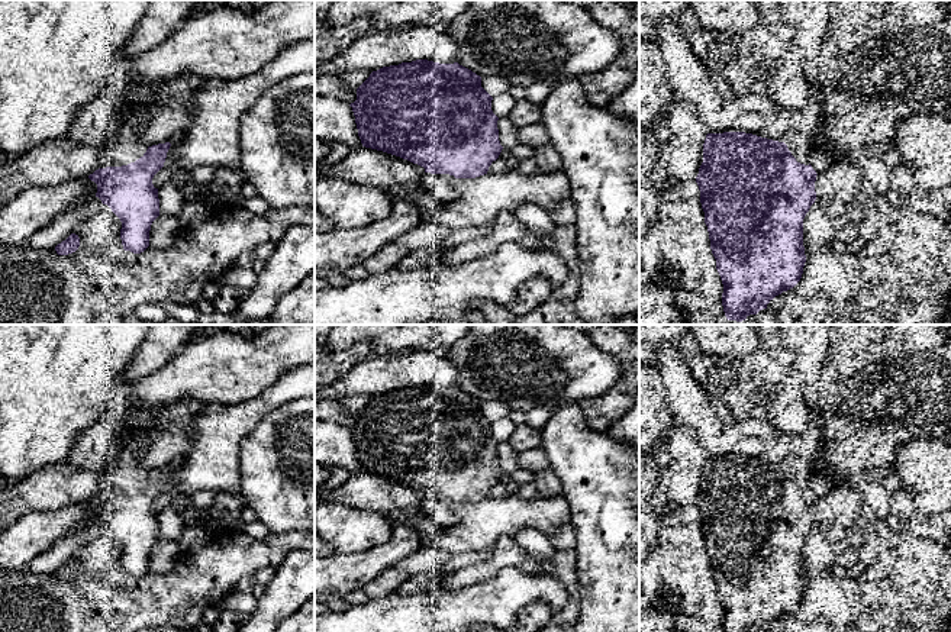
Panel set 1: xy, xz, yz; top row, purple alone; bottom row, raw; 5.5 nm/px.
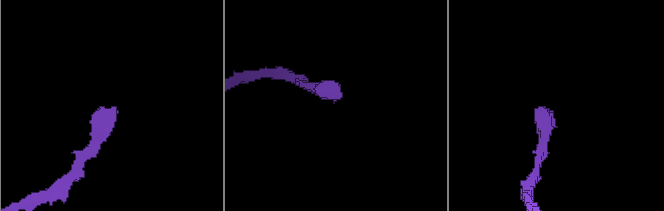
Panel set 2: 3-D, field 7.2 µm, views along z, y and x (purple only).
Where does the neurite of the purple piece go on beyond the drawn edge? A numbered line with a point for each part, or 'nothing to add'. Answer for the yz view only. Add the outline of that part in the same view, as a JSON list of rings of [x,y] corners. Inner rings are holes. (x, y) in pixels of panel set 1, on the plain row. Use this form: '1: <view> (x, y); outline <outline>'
1: yz (867, 418); outline [[[951,339],[931,352],[871,364],[823,390],[819,422],[823,445],[810,475],[810,490],[816,499],[839,483],[860,480],[868,461],[894,471],[896,452],[909,441],[947,439],[951,435]]]

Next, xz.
1: xz (442, 509); outline [[[425,497],[420,509],[432,515],[442,528],[451,528],[457,523],[455,502],[449,499],[431,499]]]

